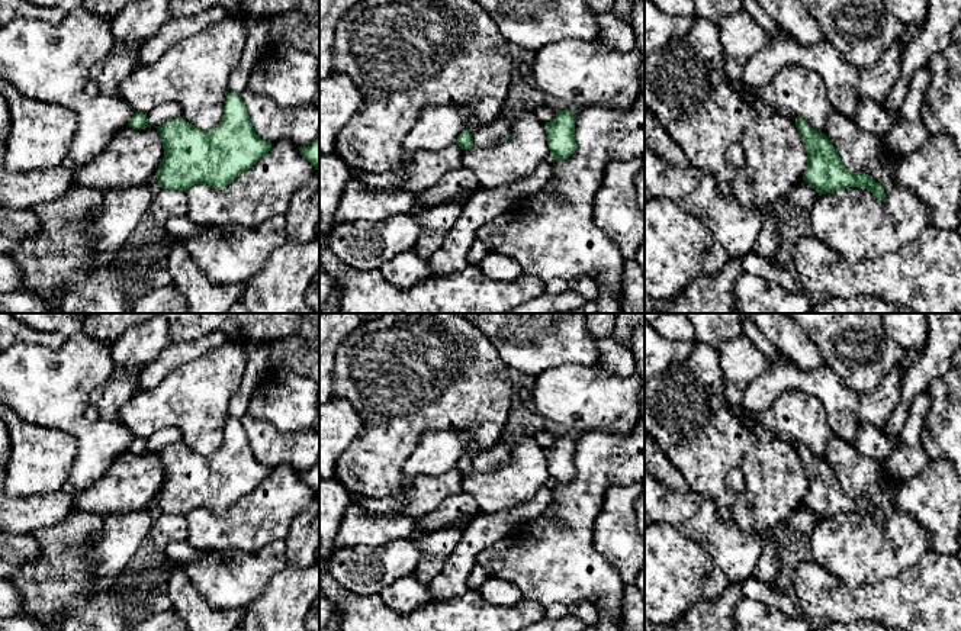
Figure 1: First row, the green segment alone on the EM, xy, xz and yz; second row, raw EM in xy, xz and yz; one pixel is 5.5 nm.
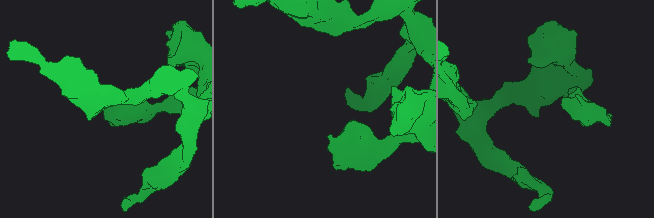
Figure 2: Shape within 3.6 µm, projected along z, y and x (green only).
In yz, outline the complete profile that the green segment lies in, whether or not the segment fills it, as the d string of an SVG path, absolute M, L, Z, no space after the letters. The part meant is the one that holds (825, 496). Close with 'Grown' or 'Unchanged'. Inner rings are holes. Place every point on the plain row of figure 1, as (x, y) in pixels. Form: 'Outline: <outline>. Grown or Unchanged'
Outline: M797 442L796 453L803 464L807 477L807 492L803 505L809 508L819 521L845 515L849 512L867 514L878 525L886 518L880 508L875 508L865 498L852 498L845 493L833 469L822 457L814 455L803 442Z. Unchanged

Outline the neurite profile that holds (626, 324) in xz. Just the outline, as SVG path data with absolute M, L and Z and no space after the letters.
M616 313L614 338L631 350L634 331L645 322L645 313Z

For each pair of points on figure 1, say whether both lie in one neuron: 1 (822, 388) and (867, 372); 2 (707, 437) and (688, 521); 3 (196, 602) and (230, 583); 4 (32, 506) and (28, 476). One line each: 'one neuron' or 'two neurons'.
1: two neurons
2: two neurons
3: two neurons
4: two neurons

